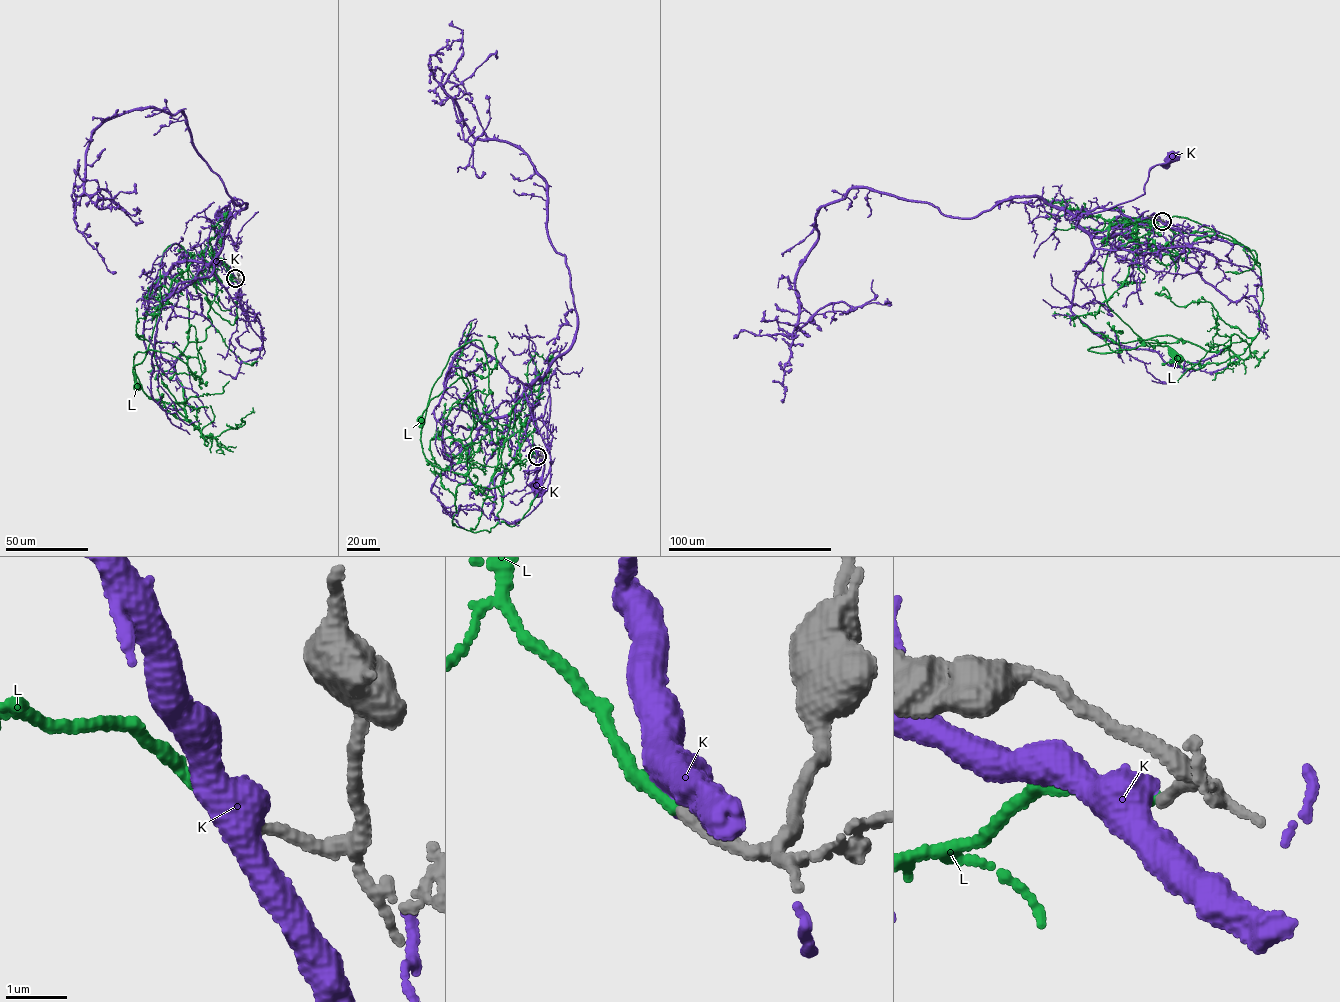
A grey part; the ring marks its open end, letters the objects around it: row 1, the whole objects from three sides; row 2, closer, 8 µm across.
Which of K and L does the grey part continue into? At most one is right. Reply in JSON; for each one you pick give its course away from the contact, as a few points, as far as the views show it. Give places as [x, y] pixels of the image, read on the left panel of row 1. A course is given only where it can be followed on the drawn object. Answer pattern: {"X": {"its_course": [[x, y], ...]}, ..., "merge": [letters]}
{"L": {"its_course": [[235, 278], [220, 263], [195, 255], [172, 281], [146, 355], [132, 369], [138, 386]]}, "merge": ["L"]}

